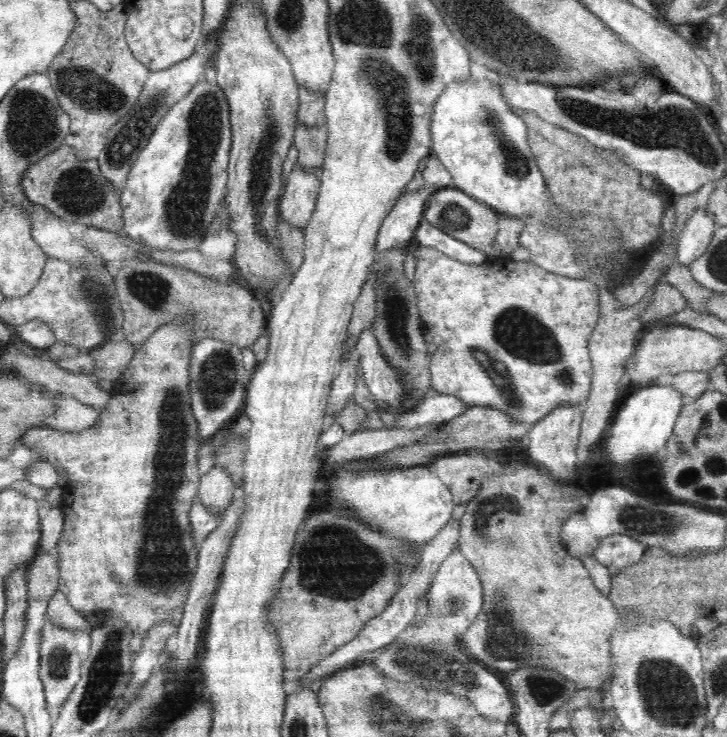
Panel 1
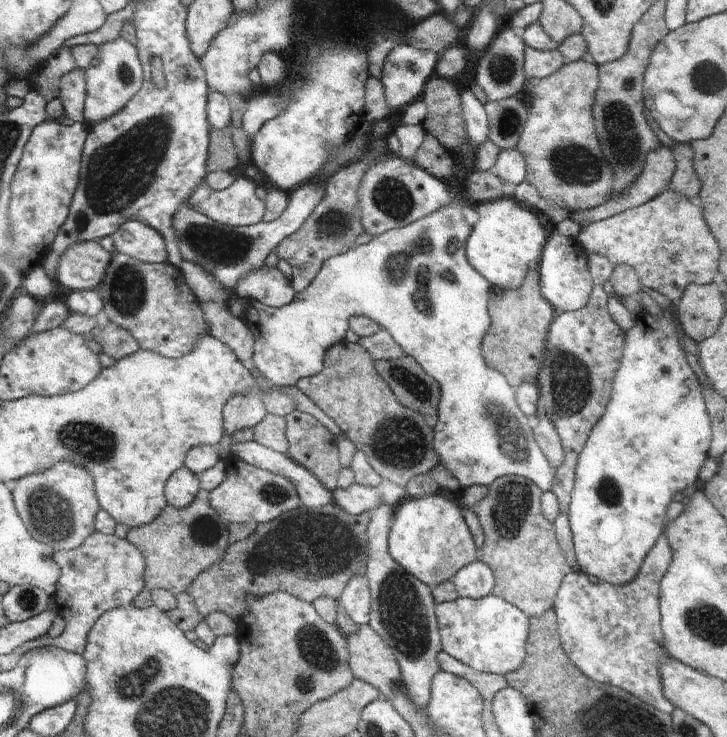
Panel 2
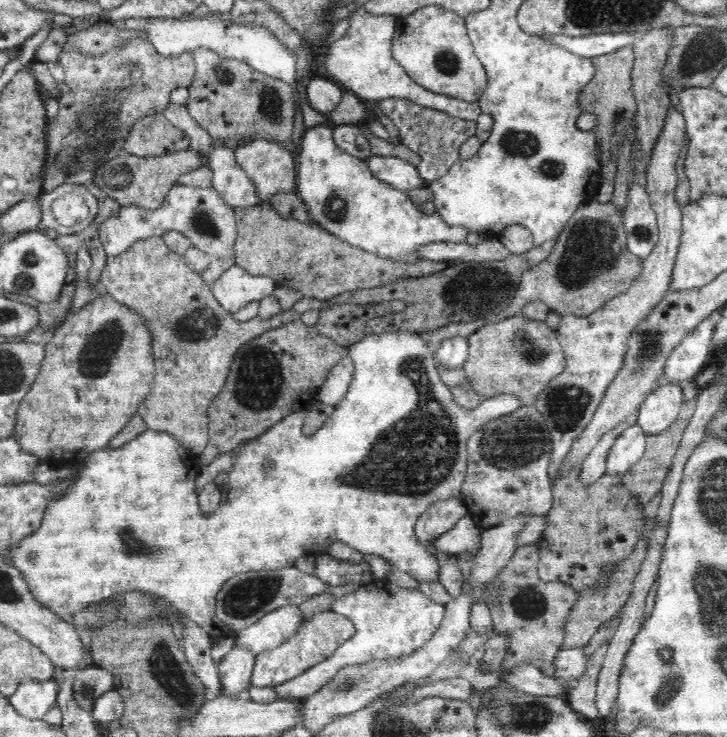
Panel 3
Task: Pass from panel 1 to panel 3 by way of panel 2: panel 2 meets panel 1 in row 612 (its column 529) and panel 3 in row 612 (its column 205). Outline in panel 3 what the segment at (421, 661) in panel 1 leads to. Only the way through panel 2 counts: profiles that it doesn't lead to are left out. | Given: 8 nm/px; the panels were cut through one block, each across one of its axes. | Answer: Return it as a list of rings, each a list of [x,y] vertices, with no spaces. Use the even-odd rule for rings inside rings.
[[[293,602],[273,610],[258,619],[258,622],[235,632],[235,644],[252,653],[275,649],[292,638],[303,621],[300,607]]]

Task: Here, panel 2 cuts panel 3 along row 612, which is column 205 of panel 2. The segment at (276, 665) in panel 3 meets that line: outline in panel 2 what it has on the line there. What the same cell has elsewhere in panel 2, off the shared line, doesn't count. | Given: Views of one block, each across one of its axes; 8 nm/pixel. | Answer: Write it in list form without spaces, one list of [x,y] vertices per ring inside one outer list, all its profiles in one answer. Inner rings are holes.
[[[114,252],[97,290],[110,323],[128,331],[140,349],[176,359],[191,353],[198,338],[211,335],[209,334],[211,324],[202,312],[201,303],[188,288],[179,267],[168,262],[145,263],[124,253]]]

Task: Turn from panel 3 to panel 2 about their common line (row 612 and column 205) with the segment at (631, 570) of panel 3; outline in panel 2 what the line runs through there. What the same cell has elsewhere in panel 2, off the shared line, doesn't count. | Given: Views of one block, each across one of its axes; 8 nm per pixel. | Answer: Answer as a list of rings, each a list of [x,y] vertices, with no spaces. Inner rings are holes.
[[[335,503],[318,508],[300,506],[294,510],[291,510],[290,512],[283,512],[277,519],[271,520],[267,523],[258,524],[256,530],[248,538],[229,544],[227,546],[225,555],[217,563],[214,563],[206,570],[203,570],[200,572],[200,574],[197,574],[192,579],[192,582],[188,586],[188,594],[190,594],[190,596],[193,598],[196,608],[203,618],[205,618],[205,616],[211,612],[218,611],[227,614],[234,620],[245,613],[246,595],[254,595],[259,597],[270,594],[271,592],[284,591],[288,592],[289,595],[294,595],[295,597],[301,598],[302,600],[308,601],[309,603],[311,603],[313,600],[316,600],[318,597],[332,597],[333,599],[338,600],[341,597],[342,591],[344,588],[346,588],[347,582],[353,576],[364,575],[366,572],[368,560],[367,526],[369,525],[370,519],[369,513],[351,515],[348,514],[348,511],[341,509]]]

